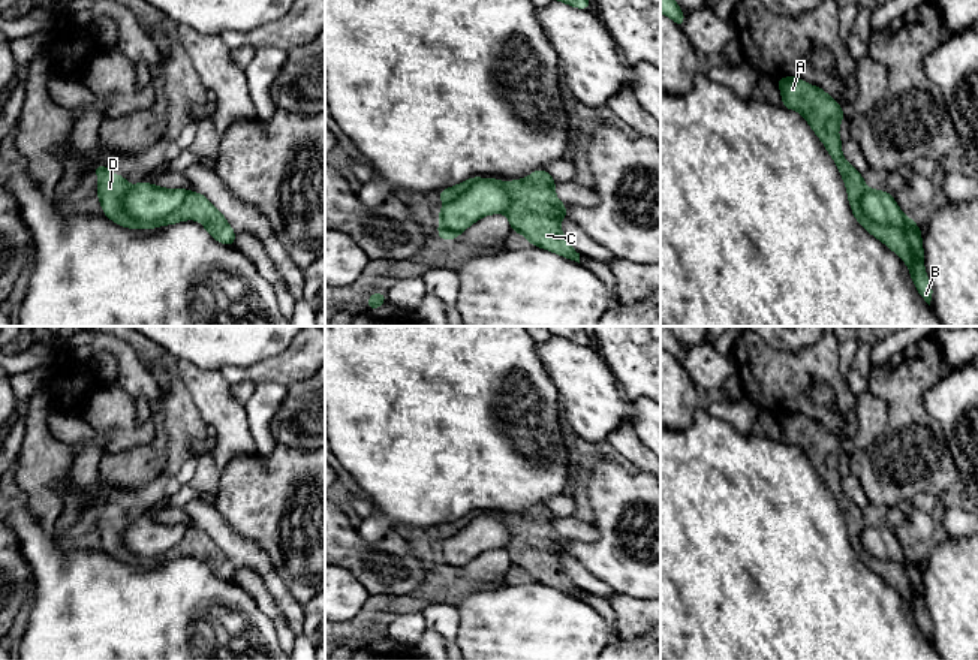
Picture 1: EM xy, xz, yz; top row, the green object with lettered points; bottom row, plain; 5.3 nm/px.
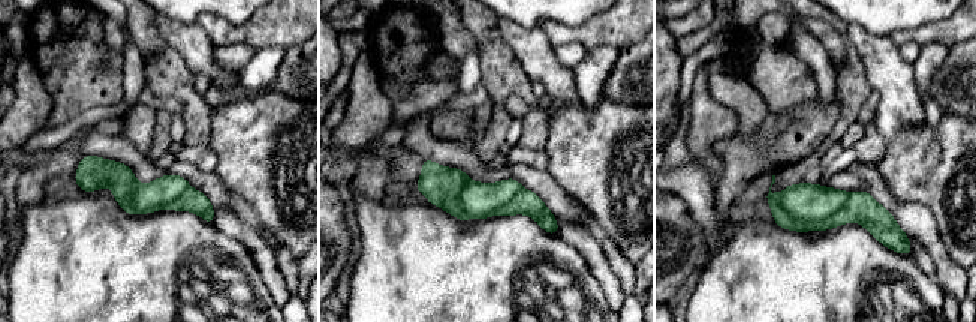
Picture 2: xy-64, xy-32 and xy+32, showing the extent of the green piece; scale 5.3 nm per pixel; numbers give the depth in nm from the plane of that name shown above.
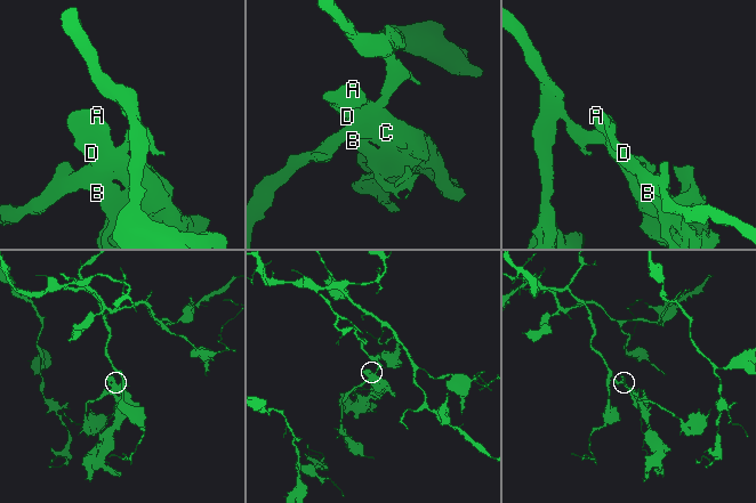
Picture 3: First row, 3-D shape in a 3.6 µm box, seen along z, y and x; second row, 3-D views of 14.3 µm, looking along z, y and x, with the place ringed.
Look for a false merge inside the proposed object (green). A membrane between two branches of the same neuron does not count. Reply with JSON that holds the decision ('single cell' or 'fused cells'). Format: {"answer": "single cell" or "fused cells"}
{"answer": "fused cells"}

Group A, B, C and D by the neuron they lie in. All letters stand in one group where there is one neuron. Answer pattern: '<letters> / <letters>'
A C D / B

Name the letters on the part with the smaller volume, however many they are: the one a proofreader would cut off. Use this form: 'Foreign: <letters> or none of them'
Foreign: A, C, D

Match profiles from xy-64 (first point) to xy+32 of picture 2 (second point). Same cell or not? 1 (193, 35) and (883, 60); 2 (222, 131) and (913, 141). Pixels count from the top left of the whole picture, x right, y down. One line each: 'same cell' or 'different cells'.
1: same cell
2: same cell

